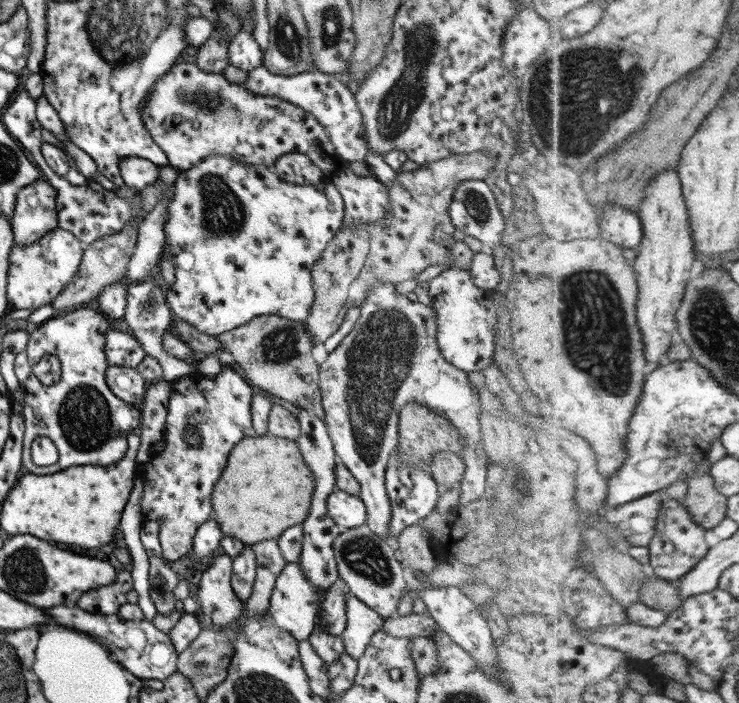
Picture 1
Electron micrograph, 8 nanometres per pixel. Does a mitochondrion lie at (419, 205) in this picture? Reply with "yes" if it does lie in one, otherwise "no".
no

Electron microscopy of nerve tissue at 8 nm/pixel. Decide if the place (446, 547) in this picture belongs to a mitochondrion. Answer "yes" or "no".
no

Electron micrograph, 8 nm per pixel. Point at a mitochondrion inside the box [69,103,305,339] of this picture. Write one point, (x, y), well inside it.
(223, 214)

